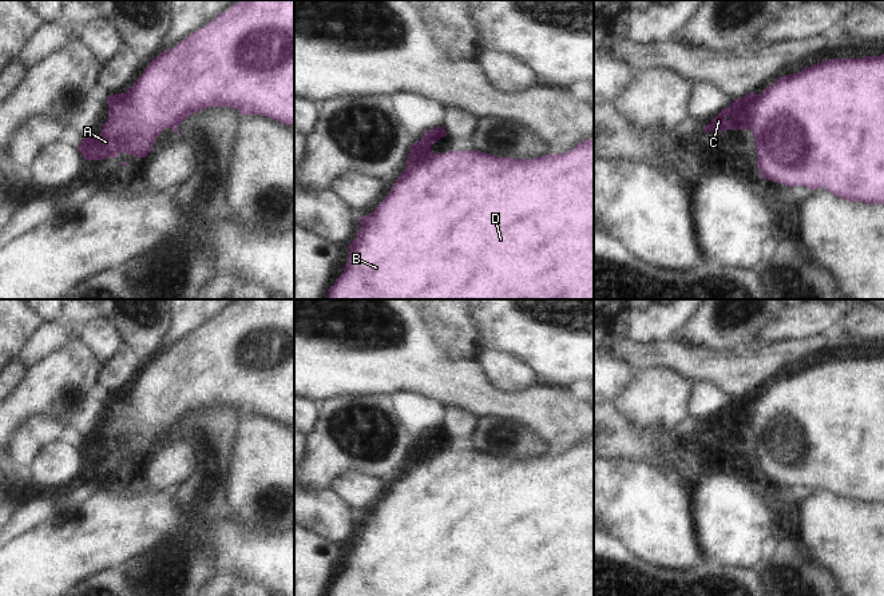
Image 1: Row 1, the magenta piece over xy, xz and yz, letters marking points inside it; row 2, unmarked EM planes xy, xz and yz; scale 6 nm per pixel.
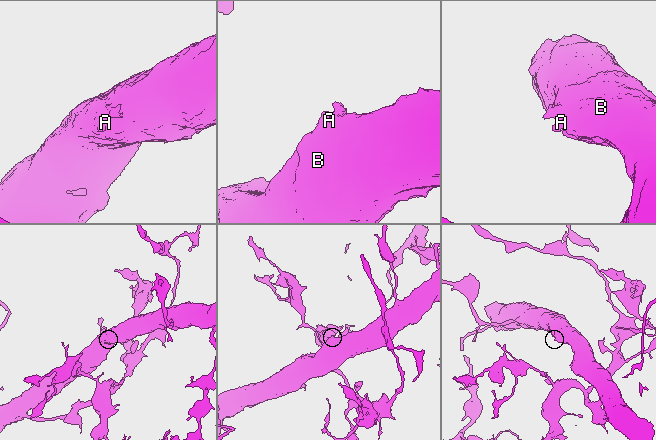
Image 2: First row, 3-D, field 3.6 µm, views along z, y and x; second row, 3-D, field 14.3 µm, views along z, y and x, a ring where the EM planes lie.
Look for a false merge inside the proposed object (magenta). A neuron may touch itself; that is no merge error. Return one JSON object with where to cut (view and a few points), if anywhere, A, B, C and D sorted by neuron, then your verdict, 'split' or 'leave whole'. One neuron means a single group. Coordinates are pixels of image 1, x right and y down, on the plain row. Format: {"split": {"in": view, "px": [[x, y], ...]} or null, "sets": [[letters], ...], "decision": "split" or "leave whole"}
{"split": null, "sets": [["A", "B", "C", "D"]], "decision": "leave whole"}

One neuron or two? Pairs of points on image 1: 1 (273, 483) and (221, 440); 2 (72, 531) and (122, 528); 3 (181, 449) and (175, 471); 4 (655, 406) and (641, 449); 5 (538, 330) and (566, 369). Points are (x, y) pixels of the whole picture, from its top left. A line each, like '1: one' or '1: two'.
1: two
2: one
3: one
4: two
5: one

